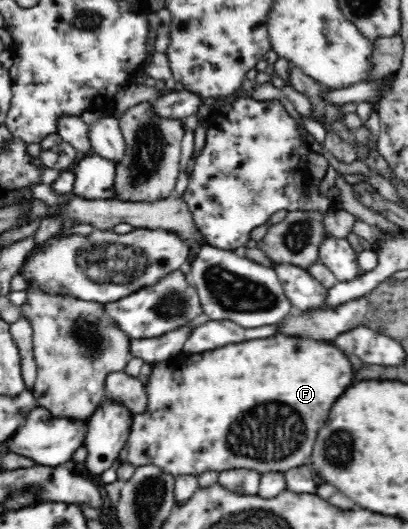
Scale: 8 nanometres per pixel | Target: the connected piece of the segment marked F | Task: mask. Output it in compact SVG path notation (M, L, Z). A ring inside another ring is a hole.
M276 334L270 340L230 343L226 345L226 348L205 350L193 355L178 354L173 358L168 358L153 365L150 381L145 387L146 393L148 393L148 410L146 410L146 414L134 414L132 432L128 436L125 448L121 450L118 456L119 460L120 462L130 461L136 466L153 462L160 469L166 470L166 472L175 477L181 474L198 476L207 468L218 470L219 472L230 469L250 469L258 471L262 475L268 471L286 472L294 468L294 466L309 464L306 462L306 458L312 454L312 448L314 448L314 442L316 442L316 434L324 428L324 424L328 420L328 414L330 414L334 402L340 398L340 394L344 394L344 390L348 390L348 386L352 386L356 382L354 376L356 376L356 370L354 370L350 358L340 348L336 348L336 344L324 342L324 340L312 340L308 336Z

